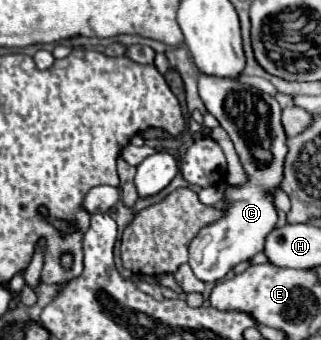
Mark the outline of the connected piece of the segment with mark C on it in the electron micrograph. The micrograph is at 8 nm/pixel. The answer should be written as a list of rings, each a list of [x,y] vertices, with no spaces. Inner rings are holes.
[[[201,74],[199,76],[199,96],[203,100],[207,112],[211,112],[219,120],[223,130],[229,134],[229,138],[235,146],[235,152],[239,156],[239,162],[247,174],[247,182],[243,182],[239,186],[227,184],[225,196],[223,196],[227,206],[223,208],[223,216],[215,222],[203,226],[189,246],[189,266],[193,268],[195,276],[203,282],[217,282],[217,280],[225,278],[233,270],[235,264],[251,260],[257,252],[261,252],[267,234],[277,224],[277,208],[275,208],[273,194],[279,188],[279,184],[283,182],[283,160],[287,156],[287,134],[283,132],[283,124],[281,124],[279,102],[273,96],[269,96],[253,86],[247,86],[243,82],[233,82],[227,78],[213,78],[213,76]]]

